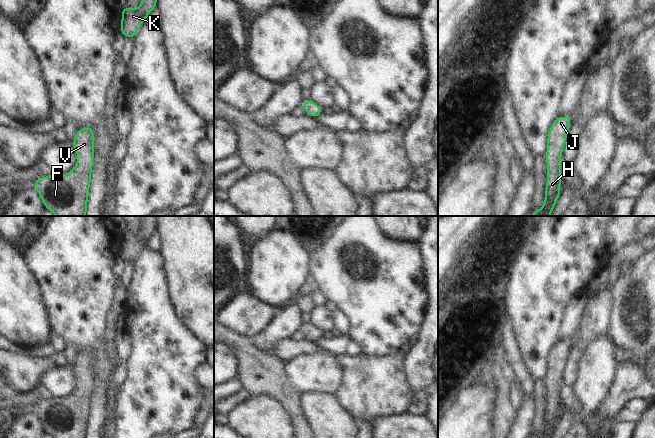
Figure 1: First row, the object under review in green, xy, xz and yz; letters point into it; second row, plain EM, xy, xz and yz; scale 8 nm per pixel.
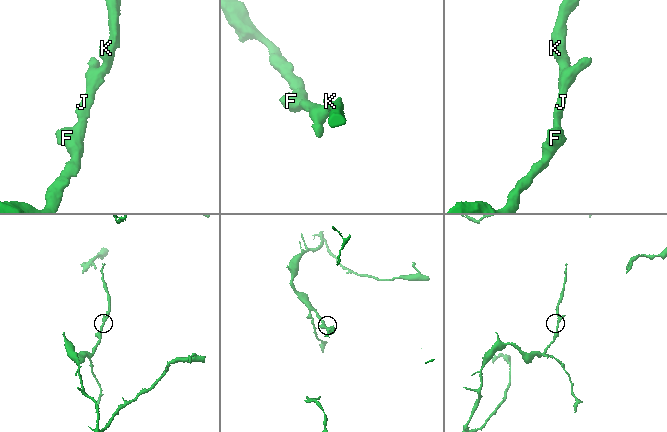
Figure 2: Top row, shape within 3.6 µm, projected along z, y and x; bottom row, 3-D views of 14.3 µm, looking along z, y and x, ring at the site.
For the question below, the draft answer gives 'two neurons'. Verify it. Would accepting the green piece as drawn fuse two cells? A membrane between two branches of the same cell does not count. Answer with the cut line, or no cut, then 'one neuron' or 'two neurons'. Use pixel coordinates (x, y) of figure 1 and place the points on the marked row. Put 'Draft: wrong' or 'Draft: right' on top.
Draft: wrong
cut none; one neuron

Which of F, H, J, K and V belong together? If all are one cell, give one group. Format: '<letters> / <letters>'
F H J K V

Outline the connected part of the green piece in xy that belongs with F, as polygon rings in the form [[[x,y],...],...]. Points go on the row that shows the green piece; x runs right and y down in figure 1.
[[[87,126],[78,129],[72,142],[77,153],[77,164],[70,173],[53,173],[46,177],[37,178],[34,184],[46,209],[56,216],[86,216],[87,201],[89,199],[89,187],[94,159],[94,130]]]

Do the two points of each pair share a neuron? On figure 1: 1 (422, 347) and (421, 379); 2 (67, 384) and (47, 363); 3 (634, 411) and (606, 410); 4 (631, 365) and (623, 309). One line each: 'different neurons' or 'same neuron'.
1: same neuron
2: different neurons
3: different neurons
4: different neurons

